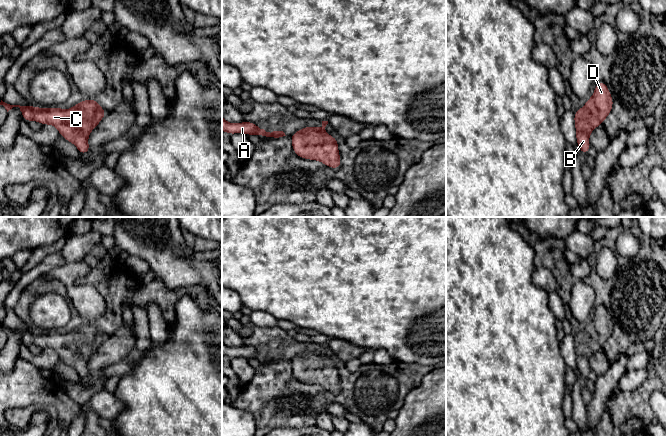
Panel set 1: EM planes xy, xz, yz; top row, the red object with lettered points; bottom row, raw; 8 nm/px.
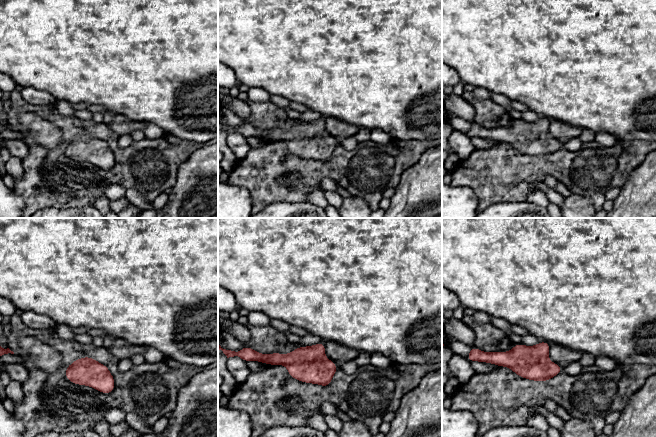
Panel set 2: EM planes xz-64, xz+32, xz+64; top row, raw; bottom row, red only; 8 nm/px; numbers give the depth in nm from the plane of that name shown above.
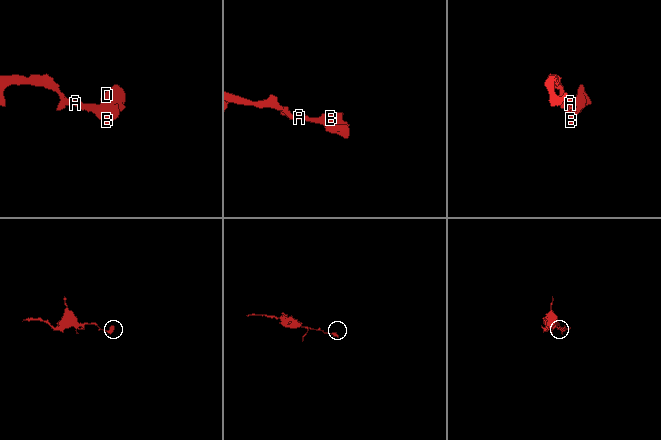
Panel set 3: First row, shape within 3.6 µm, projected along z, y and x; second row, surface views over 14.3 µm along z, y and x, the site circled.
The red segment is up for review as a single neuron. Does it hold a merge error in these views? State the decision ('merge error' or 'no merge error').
no merge error

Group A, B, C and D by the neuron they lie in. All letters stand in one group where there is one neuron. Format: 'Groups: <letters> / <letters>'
Groups: A B C D

